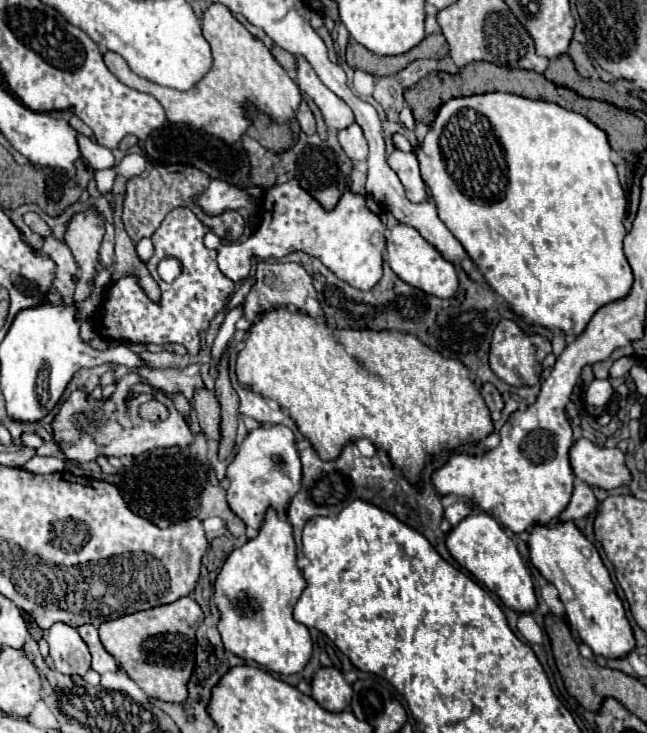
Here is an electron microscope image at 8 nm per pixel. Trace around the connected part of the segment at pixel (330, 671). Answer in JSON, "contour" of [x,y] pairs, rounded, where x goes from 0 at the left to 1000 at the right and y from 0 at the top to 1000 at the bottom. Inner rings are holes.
{"contour":[[[495,911],[482,928],[482,952],[507,971],[532,971],[541,963],[544,936],[519,911]]]}

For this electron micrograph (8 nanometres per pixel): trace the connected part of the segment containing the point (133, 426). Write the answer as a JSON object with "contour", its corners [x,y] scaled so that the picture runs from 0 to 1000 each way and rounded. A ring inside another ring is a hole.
{"contour":[[[192,527],[179,529],[176,540],[167,548],[158,546],[136,546],[136,540],[127,532],[111,535],[111,540],[93,554],[93,562],[87,573],[80,576],[83,598],[96,608],[99,619],[108,628],[117,630],[139,630],[148,628],[155,619],[161,622],[216,622],[219,617],[241,614],[241,611],[263,611],[263,608],[278,608],[287,611],[300,600],[300,589],[287,570],[269,557],[269,548],[247,532],[247,540],[232,540],[219,538],[216,543],[204,546],[198,554],[192,554]],[[232,543],[241,543],[253,548],[263,559],[260,573],[253,576],[229,576],[219,573],[213,565],[213,554],[229,548]]]}

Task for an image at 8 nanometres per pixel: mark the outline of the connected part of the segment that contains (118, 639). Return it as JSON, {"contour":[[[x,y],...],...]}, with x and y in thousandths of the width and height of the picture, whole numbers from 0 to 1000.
{"contour":[[[284,813],[266,824],[161,849],[151,865],[161,887],[176,895],[182,909],[189,909],[232,952],[281,960],[291,950],[291,930],[303,906],[303,859],[312,846],[315,838],[309,827],[294,813]]]}

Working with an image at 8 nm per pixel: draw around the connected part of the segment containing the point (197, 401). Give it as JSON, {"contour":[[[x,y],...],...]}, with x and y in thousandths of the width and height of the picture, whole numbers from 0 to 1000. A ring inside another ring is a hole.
{"contour":[[[309,529],[300,535],[300,557],[318,598],[340,603],[340,548],[331,535]]]}

